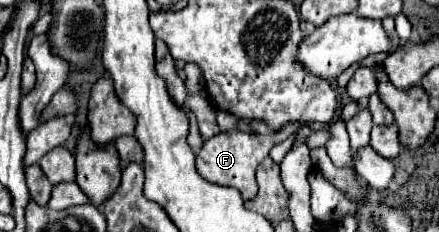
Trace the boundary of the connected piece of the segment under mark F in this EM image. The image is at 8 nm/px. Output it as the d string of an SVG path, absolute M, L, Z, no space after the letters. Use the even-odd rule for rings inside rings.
M286 123L280 131L270 133L270 135L256 135L256 133L242 133L242 131L222 131L216 137L204 141L198 157L196 157L196 169L198 173L216 185L226 185L226 187L234 187L242 193L242 199L252 199L258 191L256 185L256 167L262 163L264 157L269 156L272 145L282 143L284 139L288 139L290 135L294 135L298 131L298 123Z

